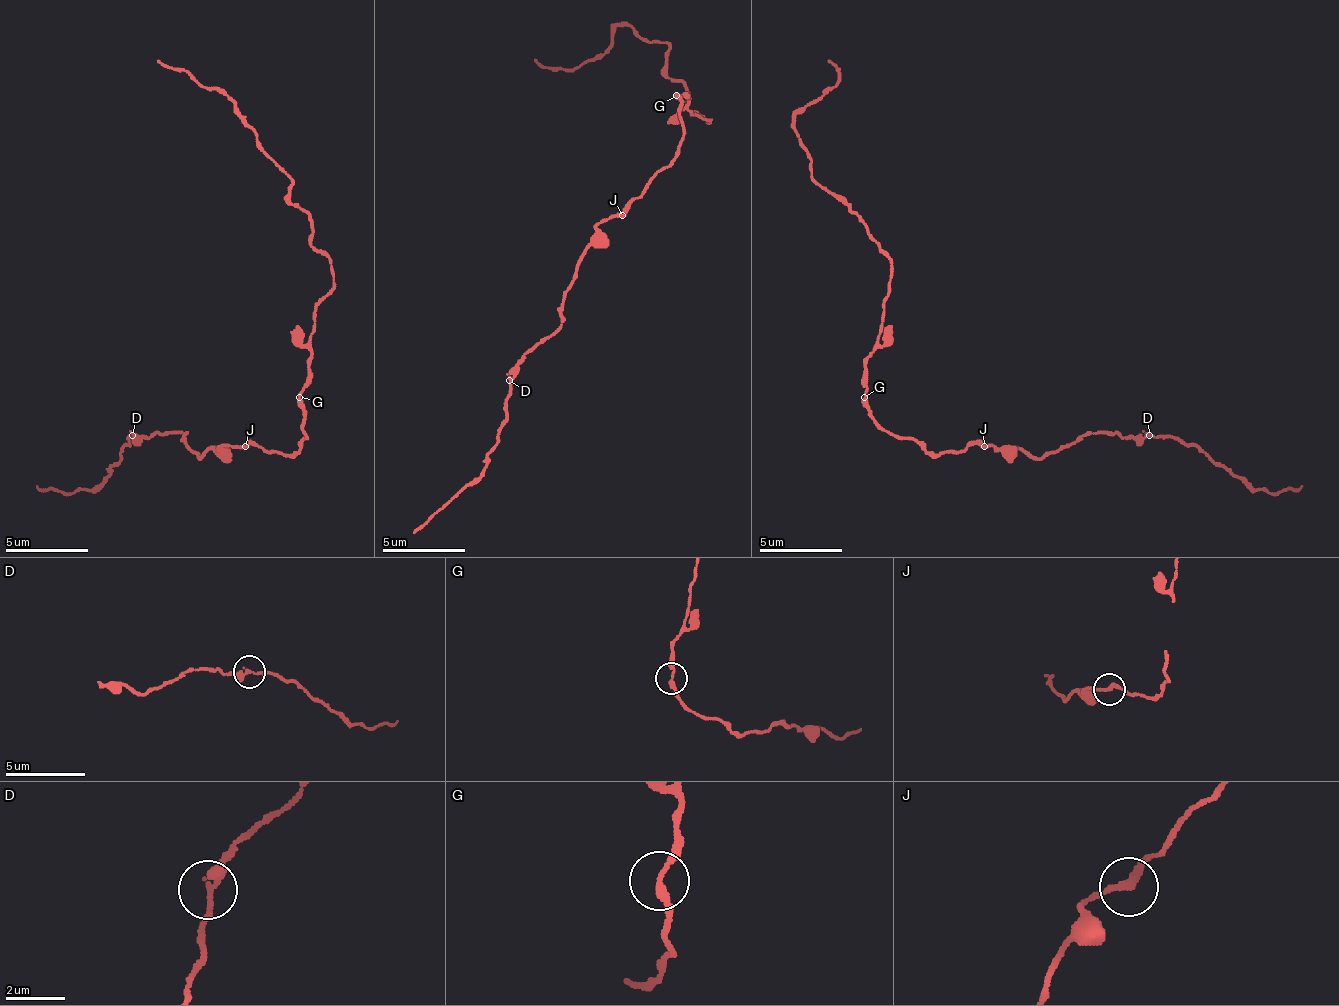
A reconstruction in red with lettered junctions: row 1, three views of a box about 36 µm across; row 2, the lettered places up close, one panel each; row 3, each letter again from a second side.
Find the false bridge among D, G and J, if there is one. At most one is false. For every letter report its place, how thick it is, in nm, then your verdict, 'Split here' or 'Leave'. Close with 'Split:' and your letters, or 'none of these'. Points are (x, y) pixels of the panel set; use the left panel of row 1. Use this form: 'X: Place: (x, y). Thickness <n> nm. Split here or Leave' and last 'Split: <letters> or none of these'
D: Place: (132, 435). Thickness 280 nm. Leave
G: Place: (299, 397). Thickness 240 nm. Leave
J: Place: (245, 446). Thickness 240 nm. Leave
Split: none of these

